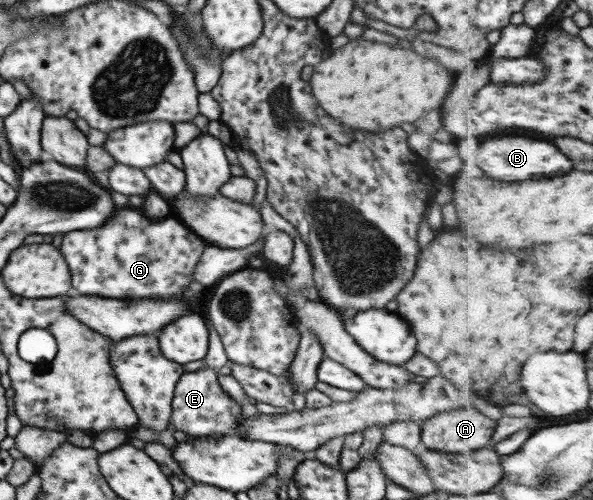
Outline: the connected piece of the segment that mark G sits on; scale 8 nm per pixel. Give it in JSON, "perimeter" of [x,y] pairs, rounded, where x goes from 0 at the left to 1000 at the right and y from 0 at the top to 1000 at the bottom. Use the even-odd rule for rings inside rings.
{"perimeter":[[[201,418],[194,430],[174,446],[174,454],[152,460],[126,460],[106,466],[99,502],[110,514],[120,538],[120,574],[137,590],[167,590],[184,598],[211,598],[233,592],[234,598],[282,598],[293,590],[307,590],[322,566],[325,534],[336,522],[336,510],[346,494],[339,478],[332,478],[322,462],[302,450],[295,438],[251,442],[241,438],[234,422]]]}

